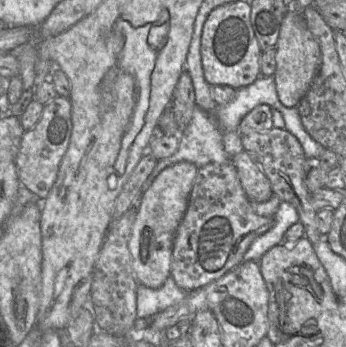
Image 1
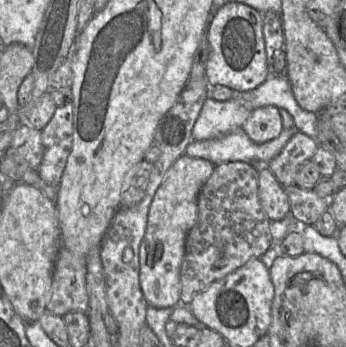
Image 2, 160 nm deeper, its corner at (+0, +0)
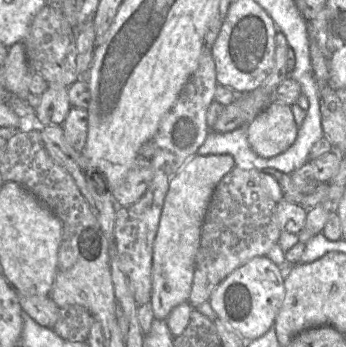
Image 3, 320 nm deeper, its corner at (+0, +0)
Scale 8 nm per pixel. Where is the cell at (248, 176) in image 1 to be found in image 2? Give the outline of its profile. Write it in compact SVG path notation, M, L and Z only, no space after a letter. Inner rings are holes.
M268 167L259 170L258 196L261 206L271 221L290 214L290 200L275 175Z

